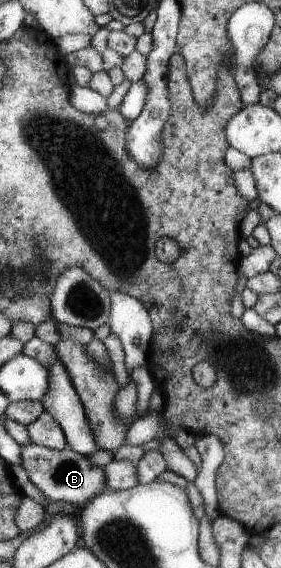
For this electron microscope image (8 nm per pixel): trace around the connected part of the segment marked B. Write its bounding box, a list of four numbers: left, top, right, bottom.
[20,443,106,507]

